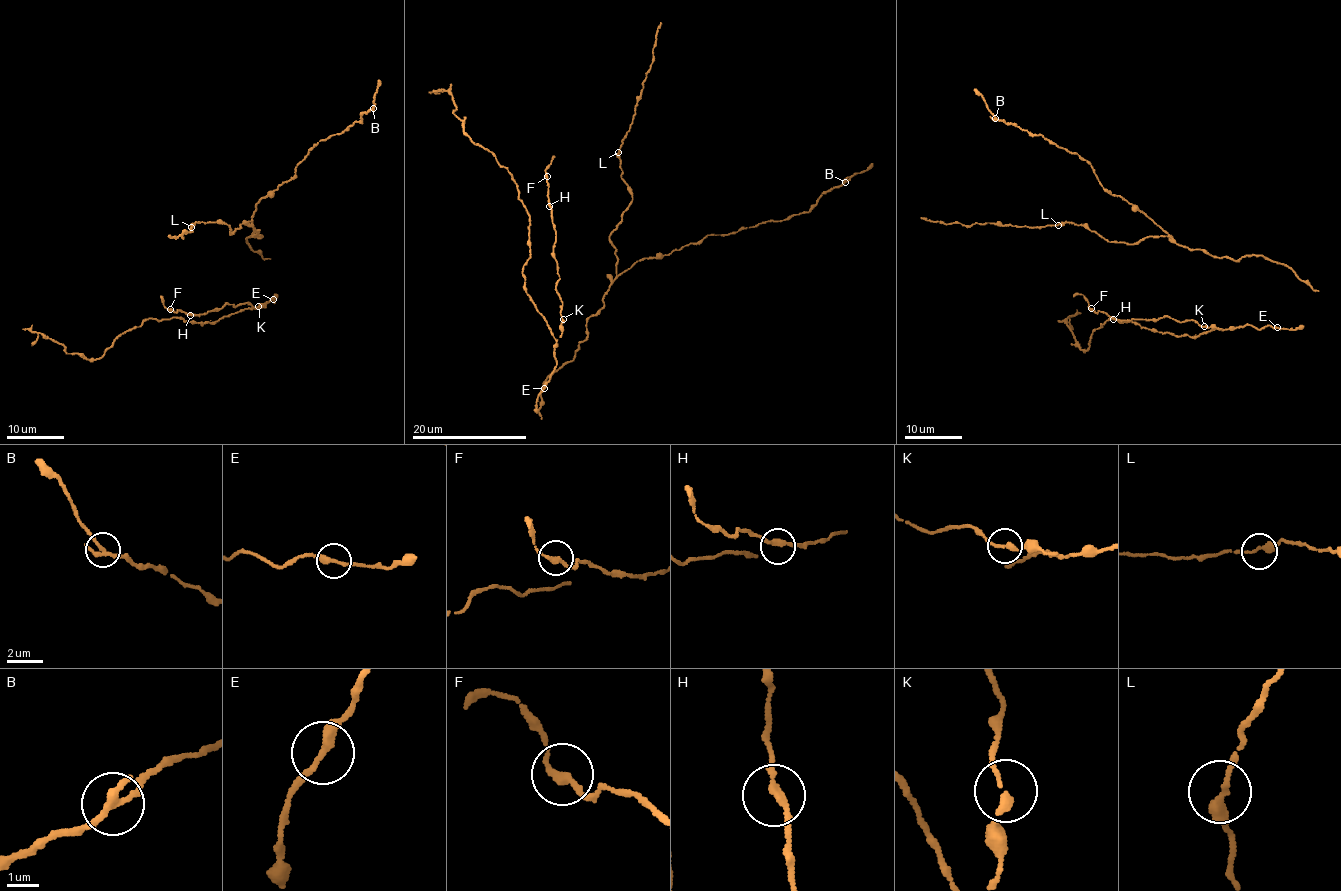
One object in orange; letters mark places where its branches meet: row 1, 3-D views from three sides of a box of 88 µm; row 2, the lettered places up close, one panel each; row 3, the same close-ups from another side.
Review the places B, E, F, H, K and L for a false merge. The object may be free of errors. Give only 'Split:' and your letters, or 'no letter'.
Split: B

